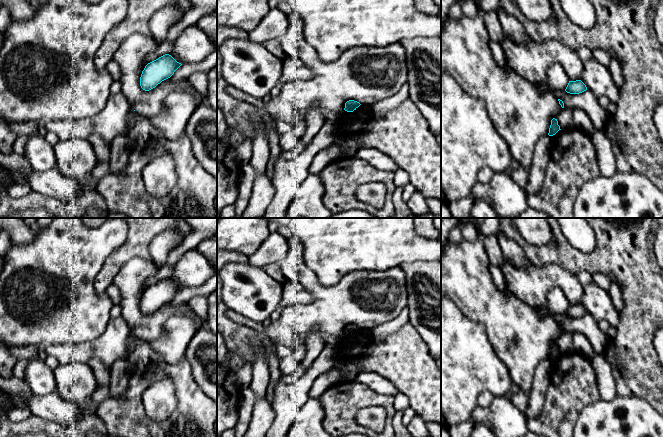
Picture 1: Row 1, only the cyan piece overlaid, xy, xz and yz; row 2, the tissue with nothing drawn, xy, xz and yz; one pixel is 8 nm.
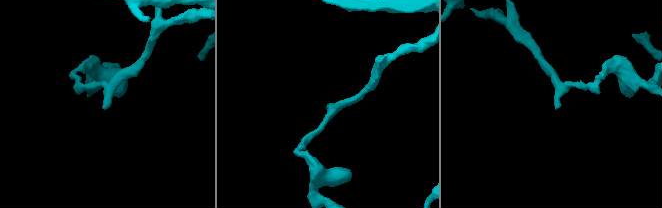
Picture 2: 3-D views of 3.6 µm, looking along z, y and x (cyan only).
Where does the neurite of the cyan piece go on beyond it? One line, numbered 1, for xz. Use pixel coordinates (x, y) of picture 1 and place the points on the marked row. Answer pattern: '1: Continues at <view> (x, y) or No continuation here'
1: No continuation here

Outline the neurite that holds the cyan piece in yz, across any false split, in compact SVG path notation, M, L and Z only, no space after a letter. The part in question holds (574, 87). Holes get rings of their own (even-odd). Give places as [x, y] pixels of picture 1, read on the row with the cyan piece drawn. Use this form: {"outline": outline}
{"outline": "M581 80L569 81L565 91L570 94L579 94L587 90L586 85Z"}

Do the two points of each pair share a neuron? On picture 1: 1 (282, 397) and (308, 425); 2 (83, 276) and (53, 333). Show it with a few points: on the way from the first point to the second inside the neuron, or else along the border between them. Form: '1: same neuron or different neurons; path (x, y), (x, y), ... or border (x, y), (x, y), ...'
1: different neurons; border (309, 398), (300, 408), (294, 422), (290, 426)
2: same neuron; path (69, 290), (53, 306), (53, 319)

